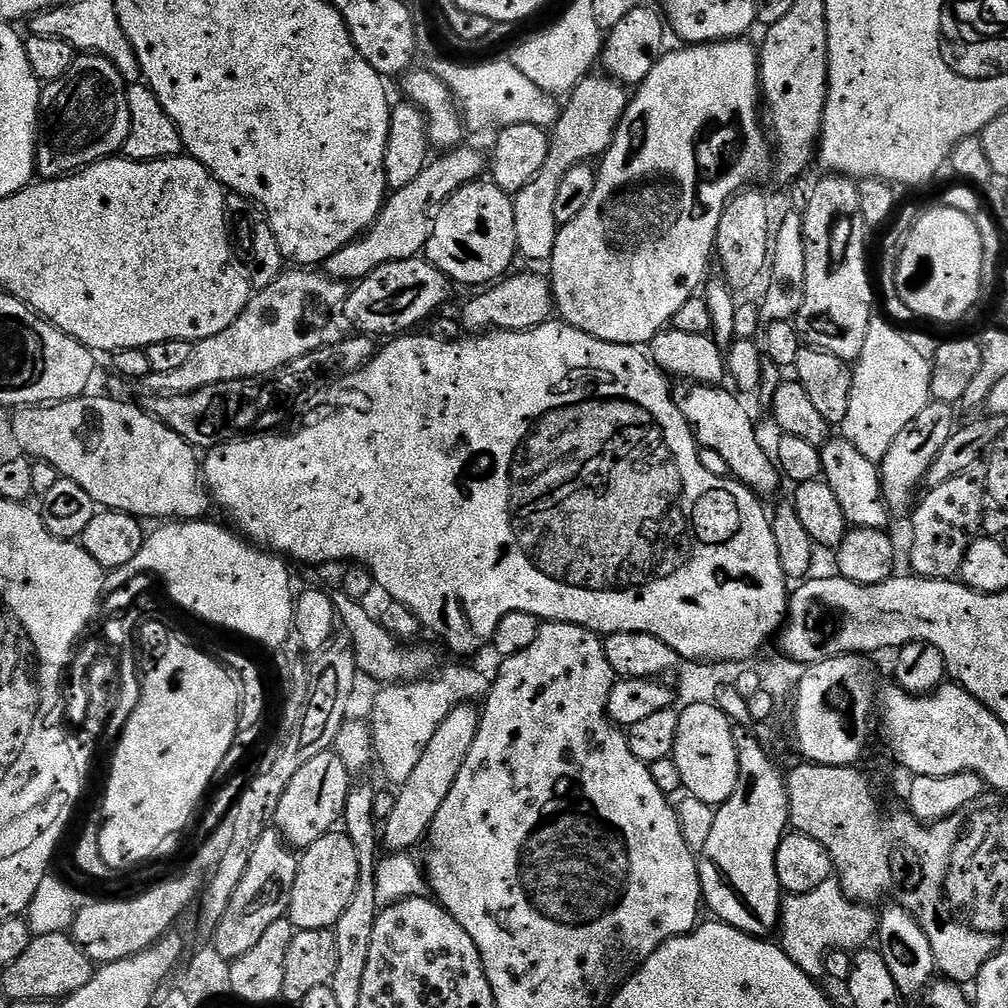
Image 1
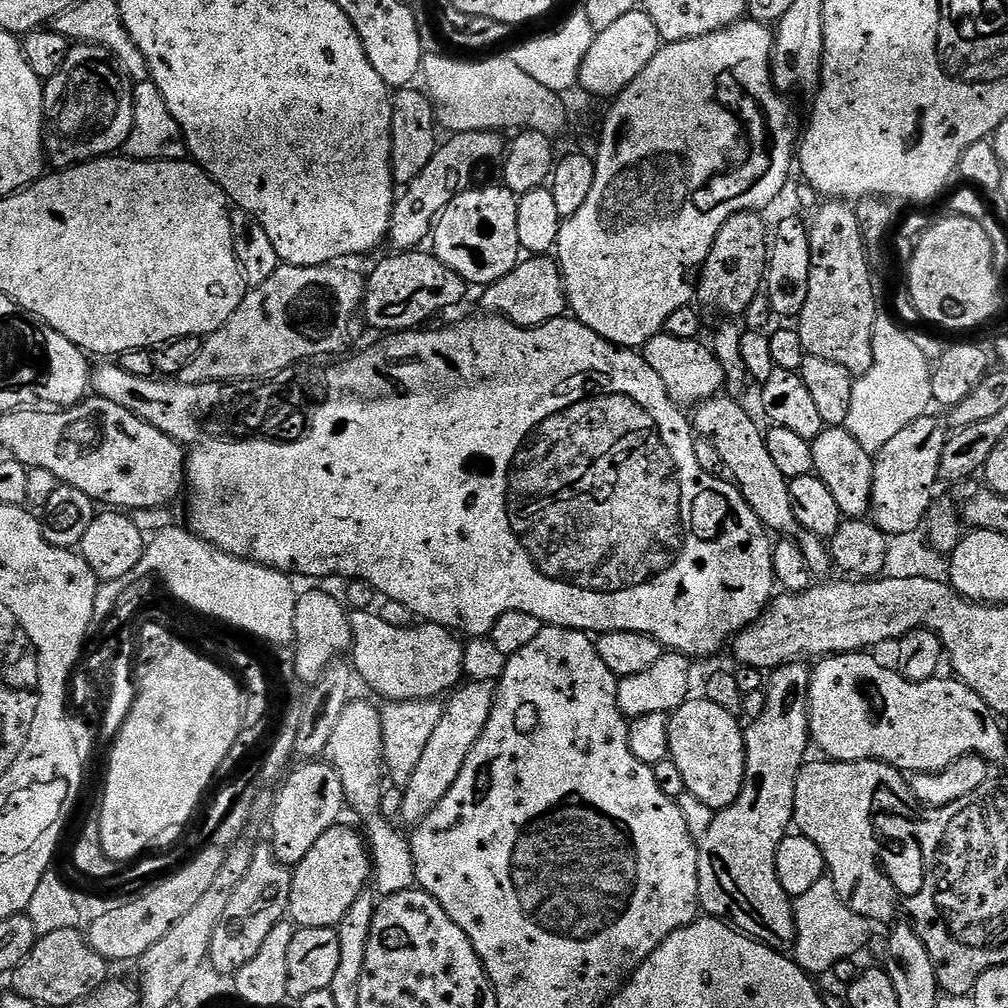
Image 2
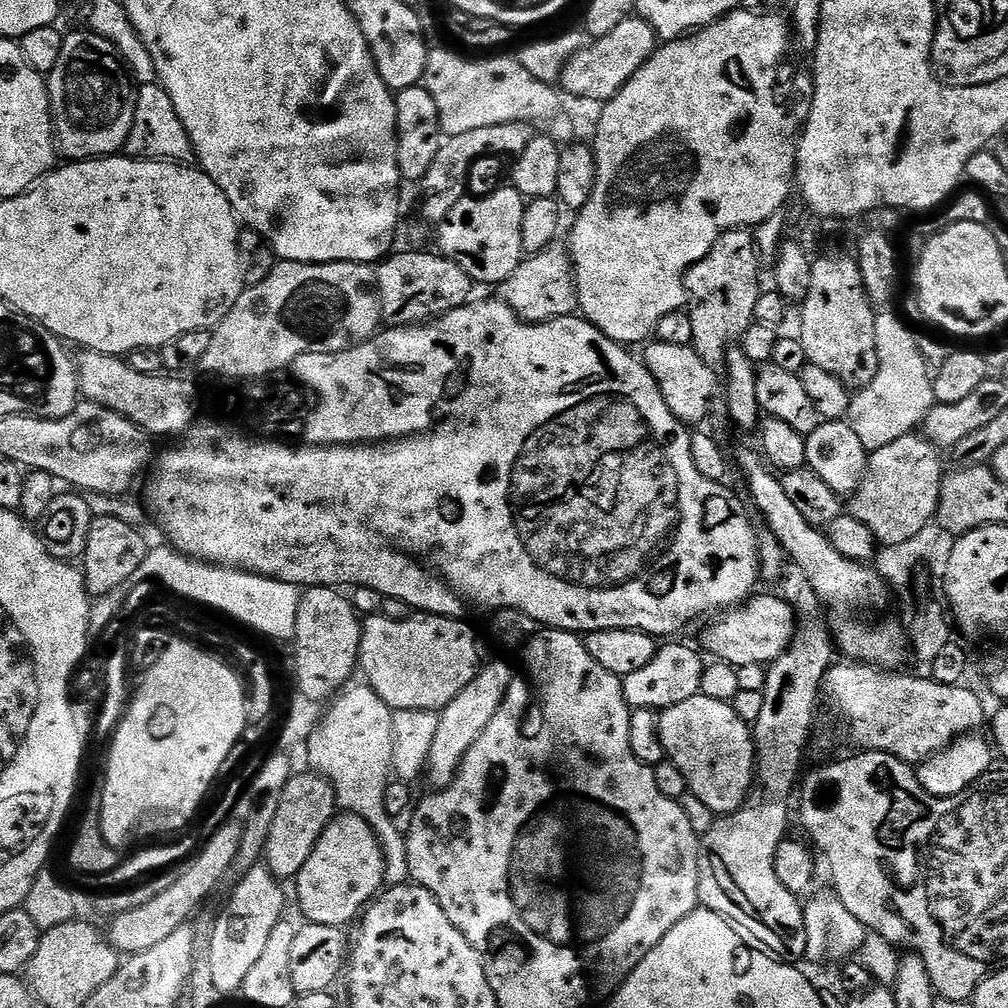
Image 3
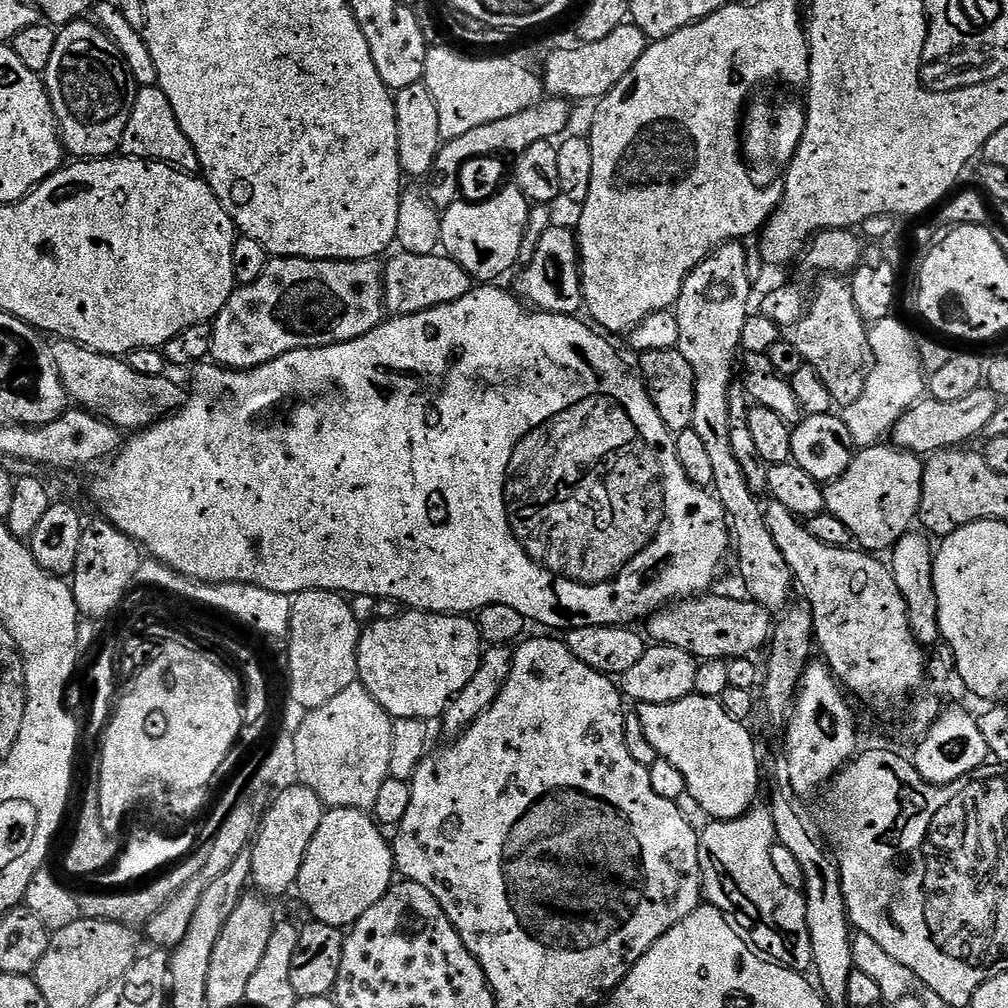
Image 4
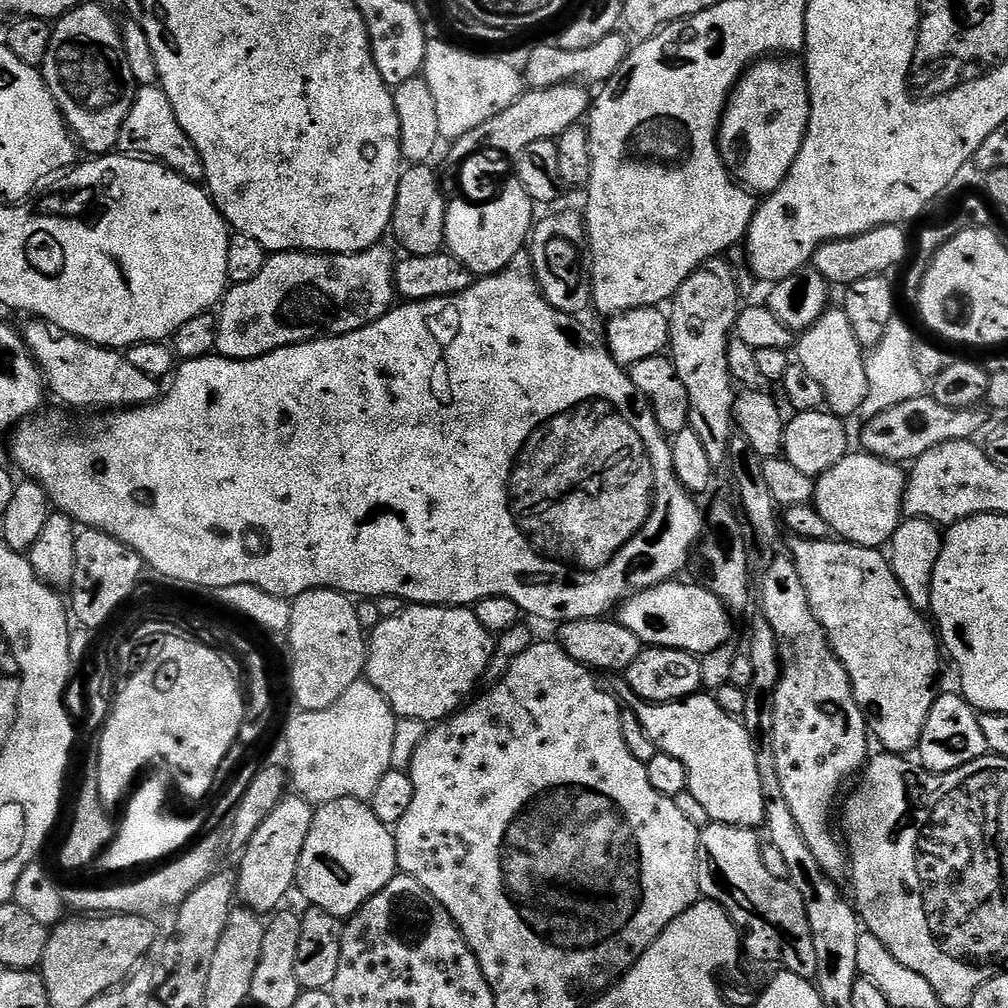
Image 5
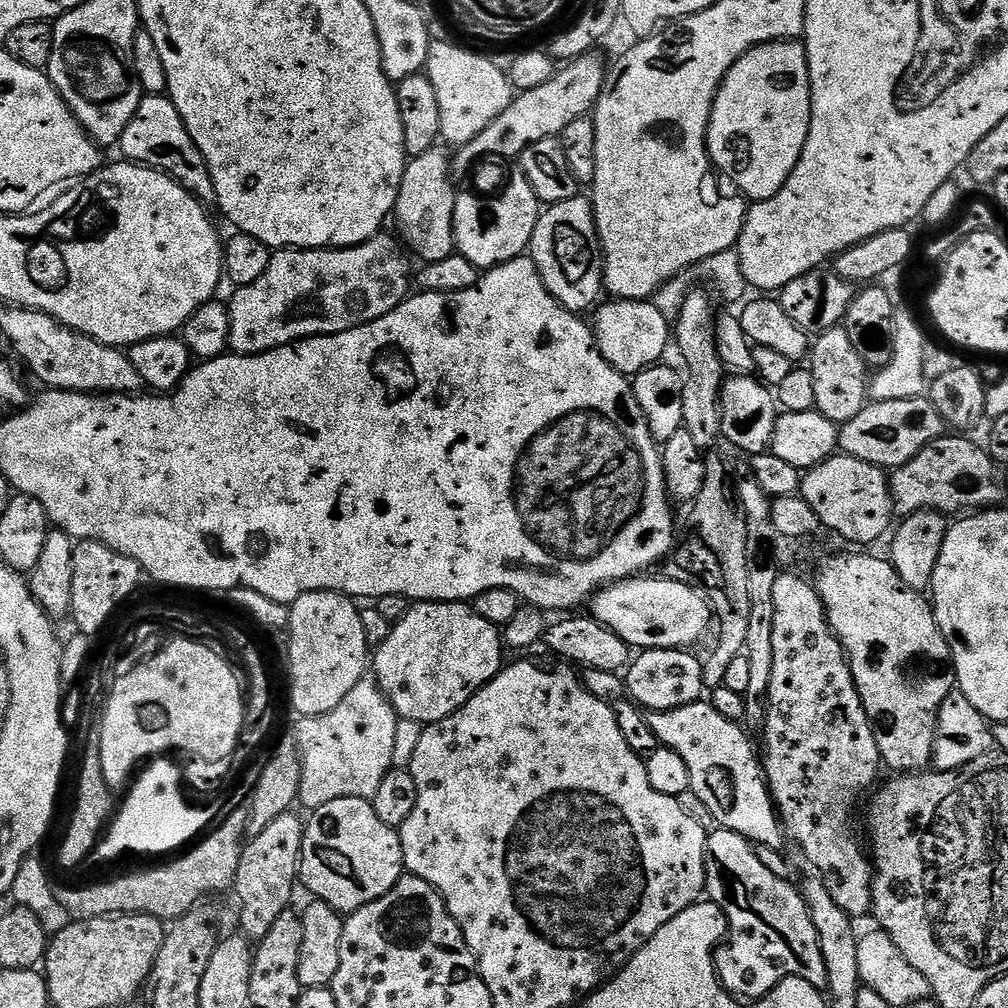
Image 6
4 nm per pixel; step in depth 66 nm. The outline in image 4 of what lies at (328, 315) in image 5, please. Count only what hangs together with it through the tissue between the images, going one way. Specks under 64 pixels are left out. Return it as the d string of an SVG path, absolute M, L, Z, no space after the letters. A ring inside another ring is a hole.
M272 258L258 279L237 287L230 302L211 321L211 359L221 368L257 368L290 350L325 348L362 338L385 316L384 274L379 259Z

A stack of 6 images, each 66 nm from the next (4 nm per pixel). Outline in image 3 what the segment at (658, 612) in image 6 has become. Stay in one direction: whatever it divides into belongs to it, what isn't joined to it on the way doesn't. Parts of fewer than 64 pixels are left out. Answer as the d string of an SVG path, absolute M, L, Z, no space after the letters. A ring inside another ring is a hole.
M753 595L735 610L725 610L708 622L713 624L704 628L705 653L708 651L719 663L731 665L734 669L759 664L767 666L783 654L796 635L797 613L779 595L760 595Z

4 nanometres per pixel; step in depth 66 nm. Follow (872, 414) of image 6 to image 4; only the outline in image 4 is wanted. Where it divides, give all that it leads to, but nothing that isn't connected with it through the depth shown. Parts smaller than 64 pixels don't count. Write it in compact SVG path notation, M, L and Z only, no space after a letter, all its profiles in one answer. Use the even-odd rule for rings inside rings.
M982 386L974 390L974 394L966 394L966 398L958 398L958 402L938 402L931 398L919 400L902 418L890 433L890 440L895 447L903 448L906 452L915 452L924 458L942 448L959 448L967 445L983 433L985 426L998 414L1001 397L994 389Z

